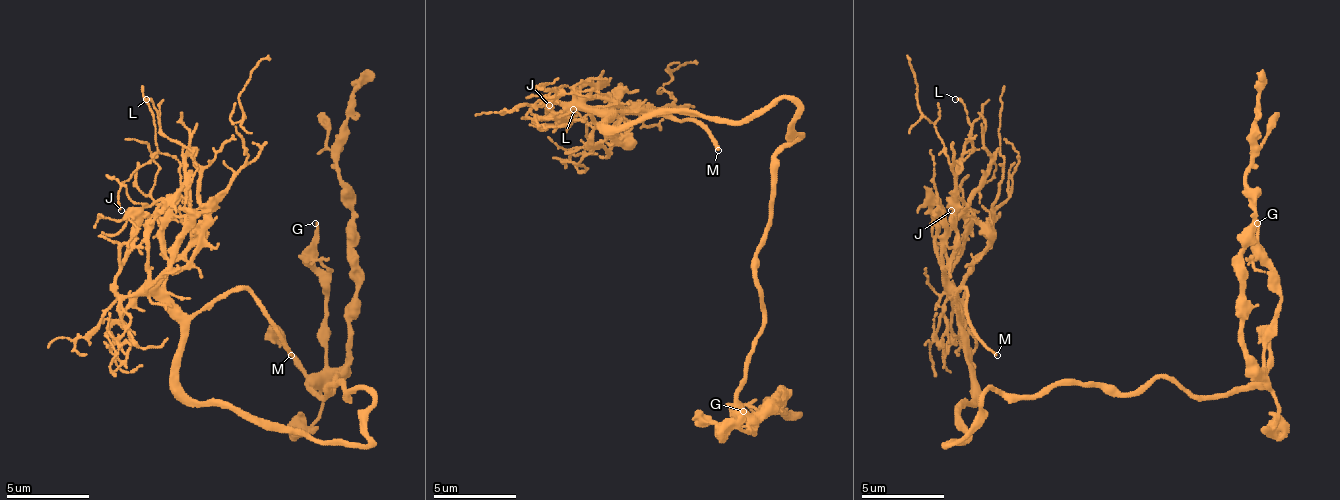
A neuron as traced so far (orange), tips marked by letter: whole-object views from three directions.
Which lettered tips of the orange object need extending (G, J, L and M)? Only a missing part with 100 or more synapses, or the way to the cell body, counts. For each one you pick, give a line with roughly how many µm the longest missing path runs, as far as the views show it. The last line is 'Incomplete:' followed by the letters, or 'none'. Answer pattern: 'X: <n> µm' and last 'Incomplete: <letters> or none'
M: 50 µm
Incomplete: M

